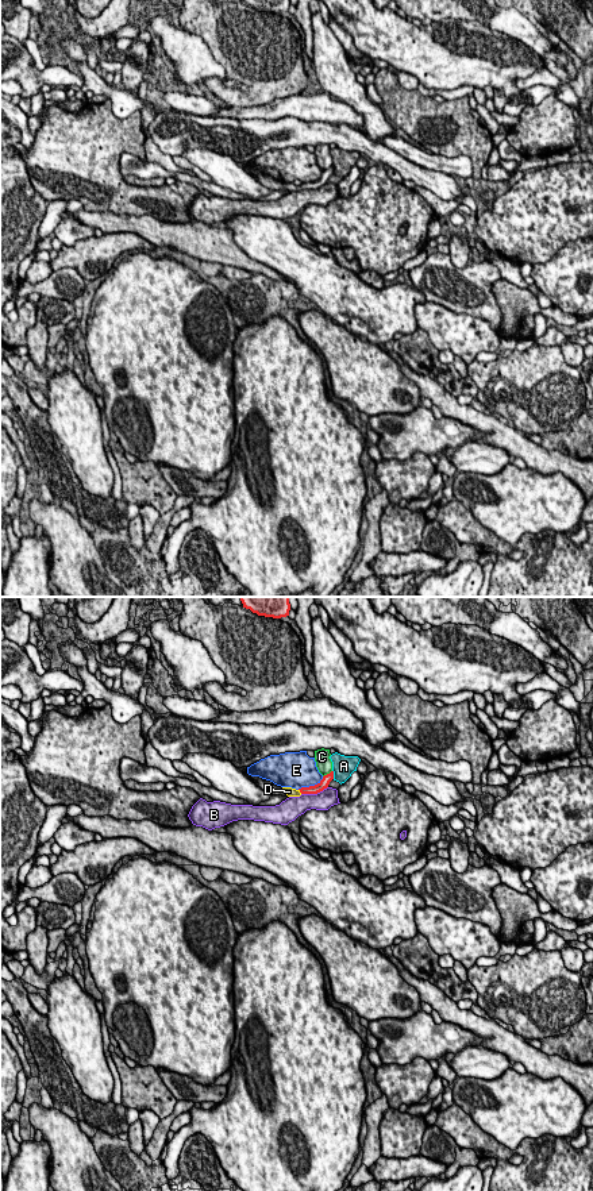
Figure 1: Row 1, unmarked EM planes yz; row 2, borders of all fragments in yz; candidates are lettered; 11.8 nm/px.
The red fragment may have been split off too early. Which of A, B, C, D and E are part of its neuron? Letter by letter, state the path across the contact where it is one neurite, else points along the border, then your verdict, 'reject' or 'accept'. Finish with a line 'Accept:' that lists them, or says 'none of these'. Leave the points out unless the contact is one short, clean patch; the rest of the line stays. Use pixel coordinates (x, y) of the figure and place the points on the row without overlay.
A: reject
B: reject
C: reject
D: across yz (320, 181), (300, 187), (289, 187) | accept
E: reject
Accept: D

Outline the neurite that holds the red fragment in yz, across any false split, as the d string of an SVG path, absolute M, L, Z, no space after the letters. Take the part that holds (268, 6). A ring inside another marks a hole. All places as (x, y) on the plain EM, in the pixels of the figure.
M243 0L253 8L265 12L281 14L289 11L290 0Z

